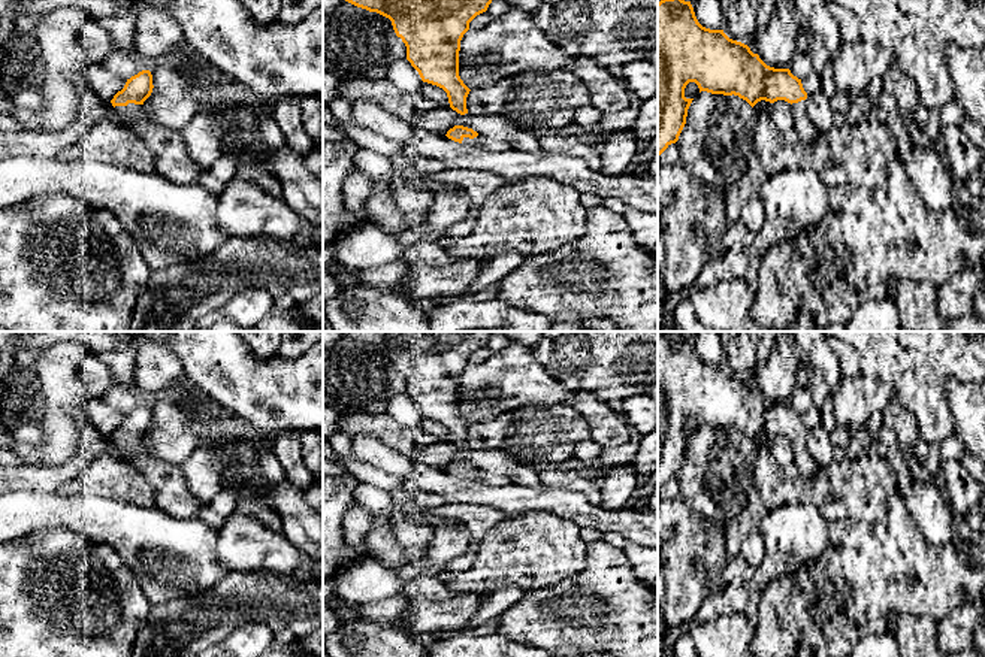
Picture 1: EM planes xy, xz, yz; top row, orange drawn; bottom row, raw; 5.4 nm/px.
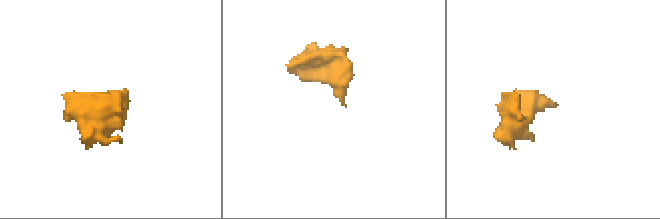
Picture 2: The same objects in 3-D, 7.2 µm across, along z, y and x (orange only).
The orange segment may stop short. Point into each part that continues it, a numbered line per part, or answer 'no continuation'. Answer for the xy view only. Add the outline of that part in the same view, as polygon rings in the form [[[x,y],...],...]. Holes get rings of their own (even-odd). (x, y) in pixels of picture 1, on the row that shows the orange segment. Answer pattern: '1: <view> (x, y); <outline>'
1: xy (171, 156); [[[148,100],[142,105],[129,103],[115,106],[115,112],[124,121],[129,131],[141,136],[155,158],[155,172],[166,179],[181,185],[197,185],[199,178],[206,172],[187,154],[181,130],[169,128],[169,137],[163,134],[160,124],[146,119]]]

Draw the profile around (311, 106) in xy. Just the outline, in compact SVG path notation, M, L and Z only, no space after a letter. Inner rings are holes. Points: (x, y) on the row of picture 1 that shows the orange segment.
M323 96L300 99L302 121L315 151L323 148Z

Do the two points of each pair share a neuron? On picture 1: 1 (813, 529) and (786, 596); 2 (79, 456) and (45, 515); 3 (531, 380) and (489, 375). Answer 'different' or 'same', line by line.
1: different
2: different
3: same

